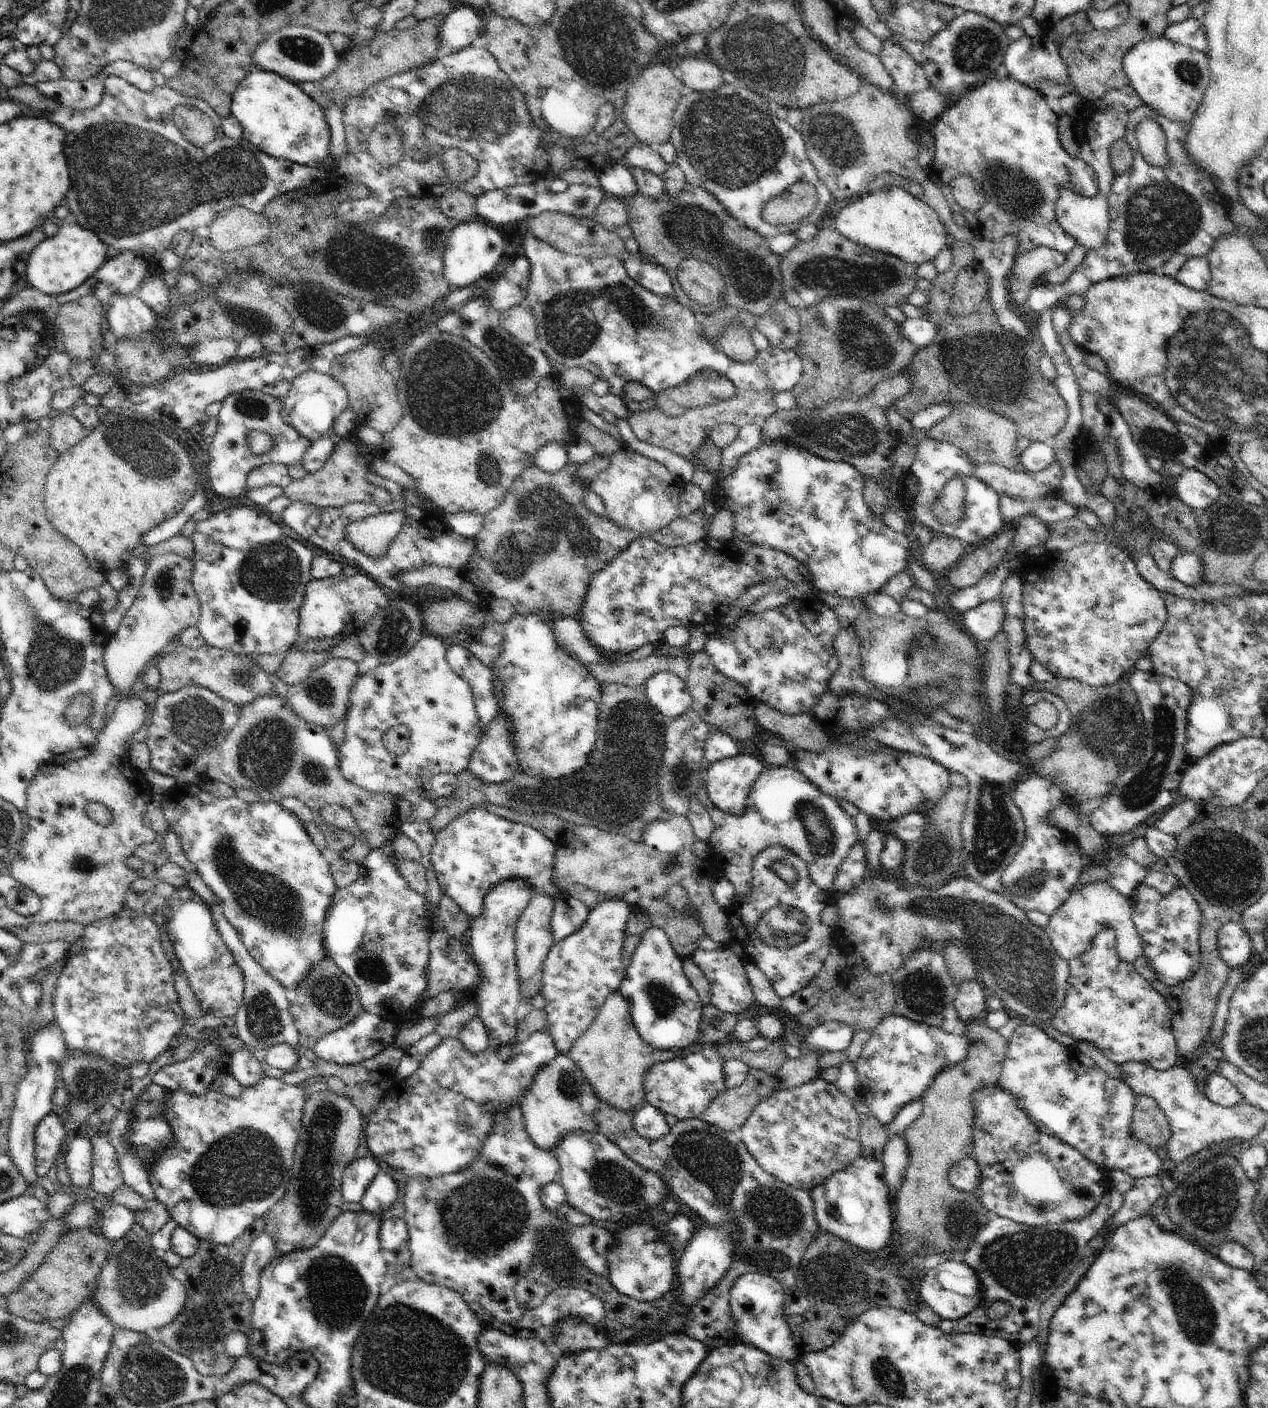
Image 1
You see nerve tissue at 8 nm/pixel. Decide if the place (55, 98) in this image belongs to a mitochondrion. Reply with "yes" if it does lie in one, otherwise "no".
no

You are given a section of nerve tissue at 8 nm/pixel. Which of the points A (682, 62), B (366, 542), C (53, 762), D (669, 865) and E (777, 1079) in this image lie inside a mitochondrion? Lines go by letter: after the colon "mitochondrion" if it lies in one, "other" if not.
A: other
B: other
C: other
D: mitochondrion
E: other

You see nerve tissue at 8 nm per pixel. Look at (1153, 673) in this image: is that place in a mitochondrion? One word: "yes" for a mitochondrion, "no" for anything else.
no

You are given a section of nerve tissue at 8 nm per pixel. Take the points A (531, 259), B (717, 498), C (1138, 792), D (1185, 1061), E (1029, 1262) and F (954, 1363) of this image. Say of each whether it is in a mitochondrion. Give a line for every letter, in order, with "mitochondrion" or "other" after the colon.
A: other
B: other
C: mitochondrion
D: other
E: mitochondrion
F: other

